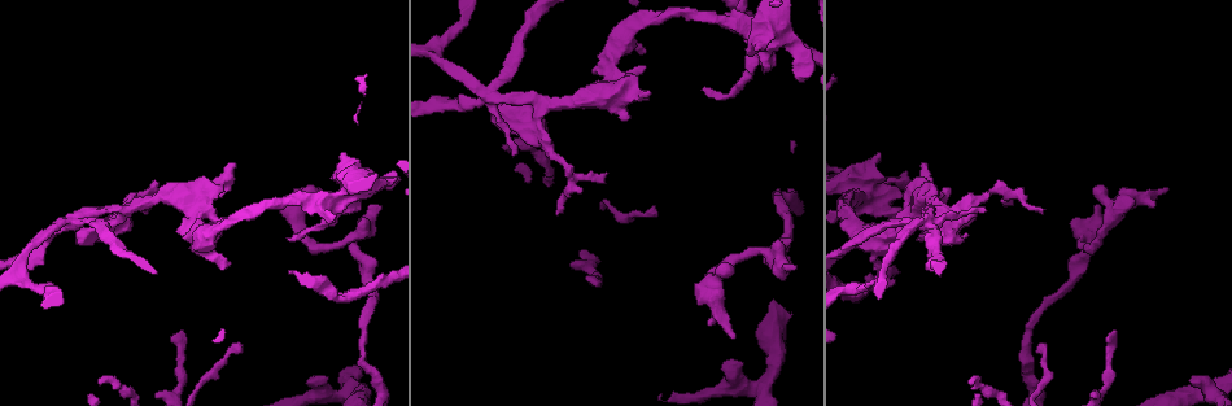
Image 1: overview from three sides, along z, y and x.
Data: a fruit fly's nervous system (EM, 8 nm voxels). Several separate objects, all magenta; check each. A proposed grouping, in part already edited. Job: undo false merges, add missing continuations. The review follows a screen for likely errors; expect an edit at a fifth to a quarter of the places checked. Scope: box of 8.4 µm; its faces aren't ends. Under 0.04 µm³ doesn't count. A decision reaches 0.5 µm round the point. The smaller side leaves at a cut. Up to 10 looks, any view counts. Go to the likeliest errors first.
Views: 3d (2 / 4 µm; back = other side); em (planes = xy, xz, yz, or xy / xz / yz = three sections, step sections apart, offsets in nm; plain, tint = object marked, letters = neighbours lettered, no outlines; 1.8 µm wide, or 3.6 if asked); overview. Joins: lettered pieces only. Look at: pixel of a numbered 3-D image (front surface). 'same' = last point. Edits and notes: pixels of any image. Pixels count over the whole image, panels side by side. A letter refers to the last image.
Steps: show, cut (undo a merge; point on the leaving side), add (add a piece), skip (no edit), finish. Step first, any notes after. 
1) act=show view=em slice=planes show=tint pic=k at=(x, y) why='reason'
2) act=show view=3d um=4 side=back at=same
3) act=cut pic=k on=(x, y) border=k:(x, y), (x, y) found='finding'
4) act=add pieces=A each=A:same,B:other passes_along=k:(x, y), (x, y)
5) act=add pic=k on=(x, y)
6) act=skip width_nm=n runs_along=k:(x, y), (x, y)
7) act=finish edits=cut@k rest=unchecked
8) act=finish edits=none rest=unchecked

act=show view=em slice=planes show=plain pic=1 at=(71, 219) why='branch point'

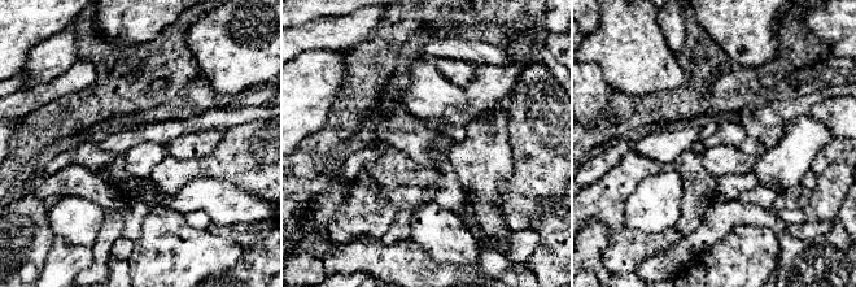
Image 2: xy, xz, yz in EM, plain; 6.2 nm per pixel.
act=show view=em slice=planes show=letters at=same why='what lies round it'

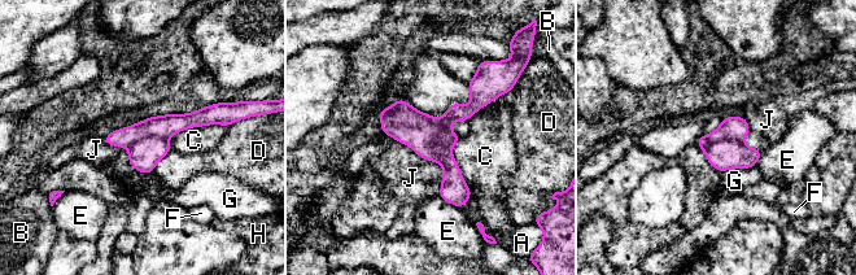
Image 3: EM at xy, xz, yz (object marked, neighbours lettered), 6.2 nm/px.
act=cut pic=3 on=(451, 179) width_nm=260 each=A:other,B:other,C:other,D:other,E:other,F:other,G:other,H:other,J:other border=3:(436, 125), (441, 162) found='two neurons meet here'

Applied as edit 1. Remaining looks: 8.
act=show view=em slice=xy step=8 show=tint pic=1 at=(734, 337) why='an open end'

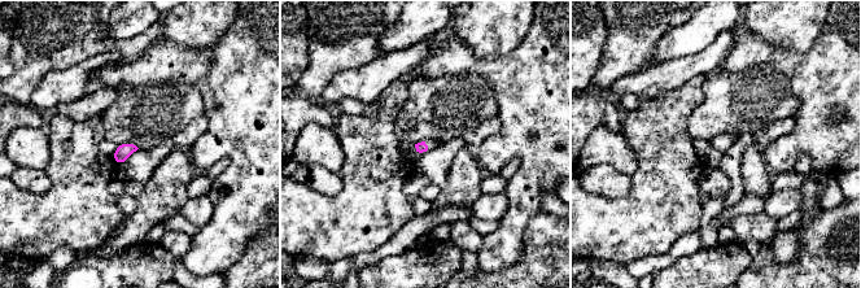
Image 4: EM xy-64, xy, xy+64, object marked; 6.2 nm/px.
act=show view=em slice=yz step=4 show=letters at=same

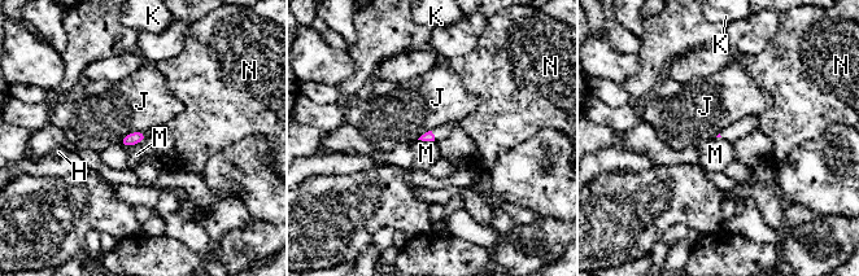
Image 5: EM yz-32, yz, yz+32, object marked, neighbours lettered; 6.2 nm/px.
act=skip each=H:other,J:other,K:other,M:other,N:other border=5:(140, 141), (125, 148) found='none of them fits'

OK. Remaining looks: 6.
act=show view=em um=3.6 slice=xy step=4 show=tint pic=1 at=(864, 188) why='calibre changes'

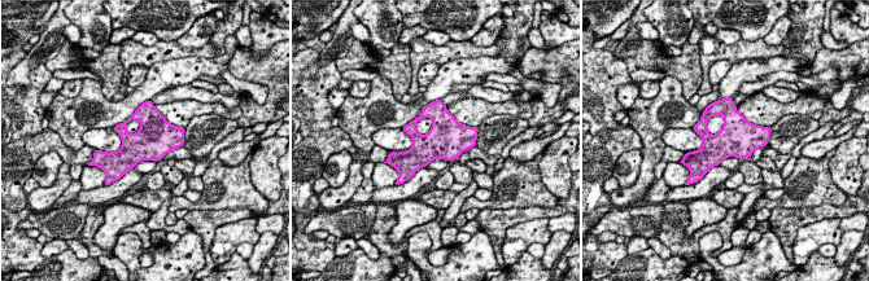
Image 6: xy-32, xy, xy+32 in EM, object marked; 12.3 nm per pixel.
act=show view=em um=3.6 slice=planes show=letters at=same why='cut it another way'

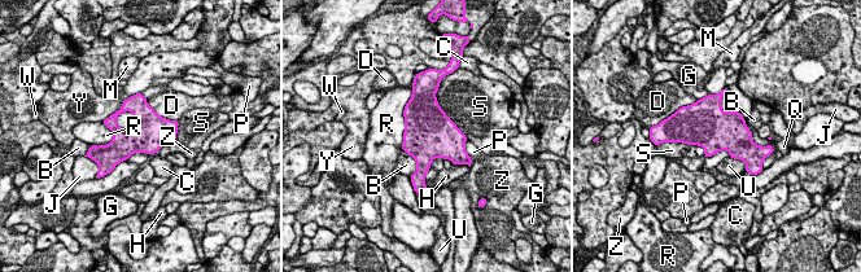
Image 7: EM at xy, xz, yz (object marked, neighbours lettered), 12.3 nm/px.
act=skip width_nm=500 each=B:other,C:other,D:other,G:other,H:other,J:other,M:other,P:other,Q:other,R:other,S:other,U:other,W:other,Y:other,Z:other border=7:(730, 153), (719, 150), (707, 158) found='continuous, no second neuron'

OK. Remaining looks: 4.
act=show view=overview why='redraw'

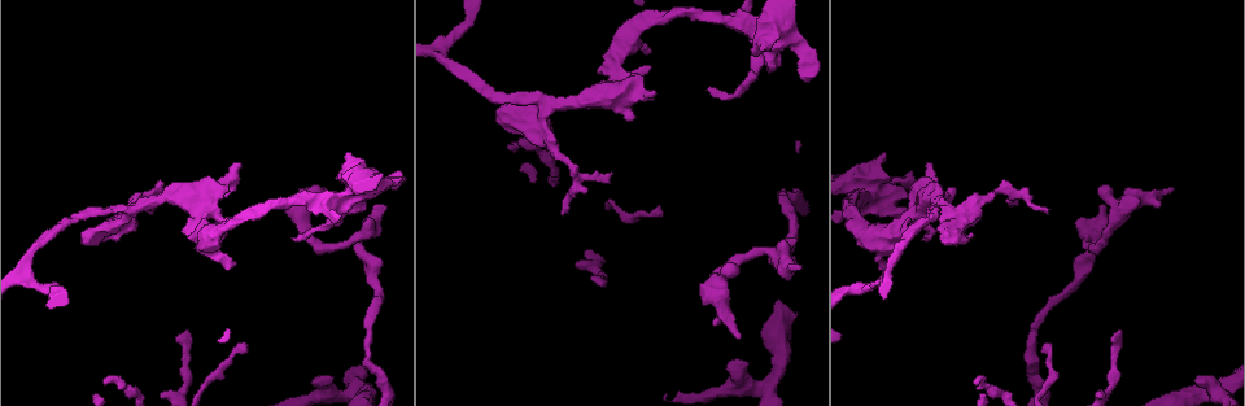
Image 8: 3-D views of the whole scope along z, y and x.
act=show view=3d um=4 pic=8 at=(802, 265) why='an open end'

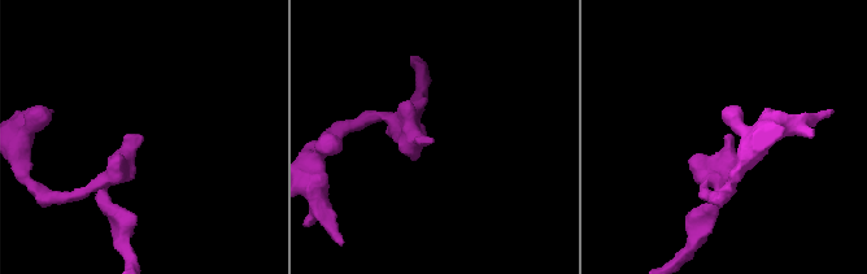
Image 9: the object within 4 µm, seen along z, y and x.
act=show view=em um=3.6 slice=planes show=tint pic=9 at=(430, 140) why='need the tissue'

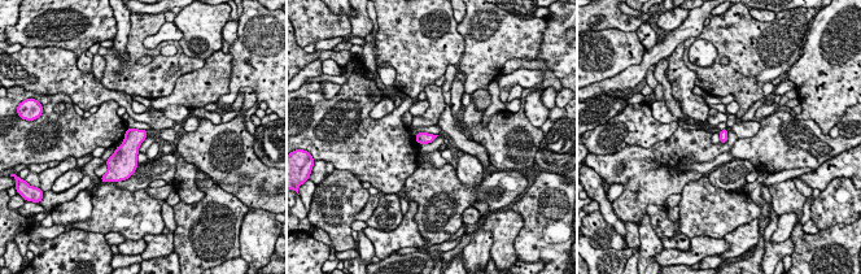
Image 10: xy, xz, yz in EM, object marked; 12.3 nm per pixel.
act=show view=em um=3.6 slice=planes show=letters at=same why='see the neighbours'

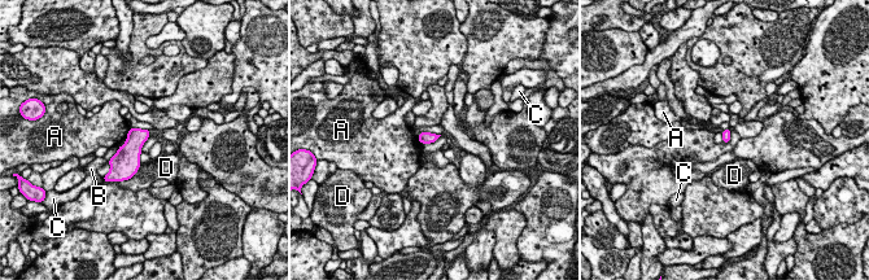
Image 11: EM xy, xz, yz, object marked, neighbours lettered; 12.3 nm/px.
act=skip each=A:other,B:other,C:other,D:other found='none of them fits'

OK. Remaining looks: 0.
act=finish edits=cut@3 rest=unchecked

